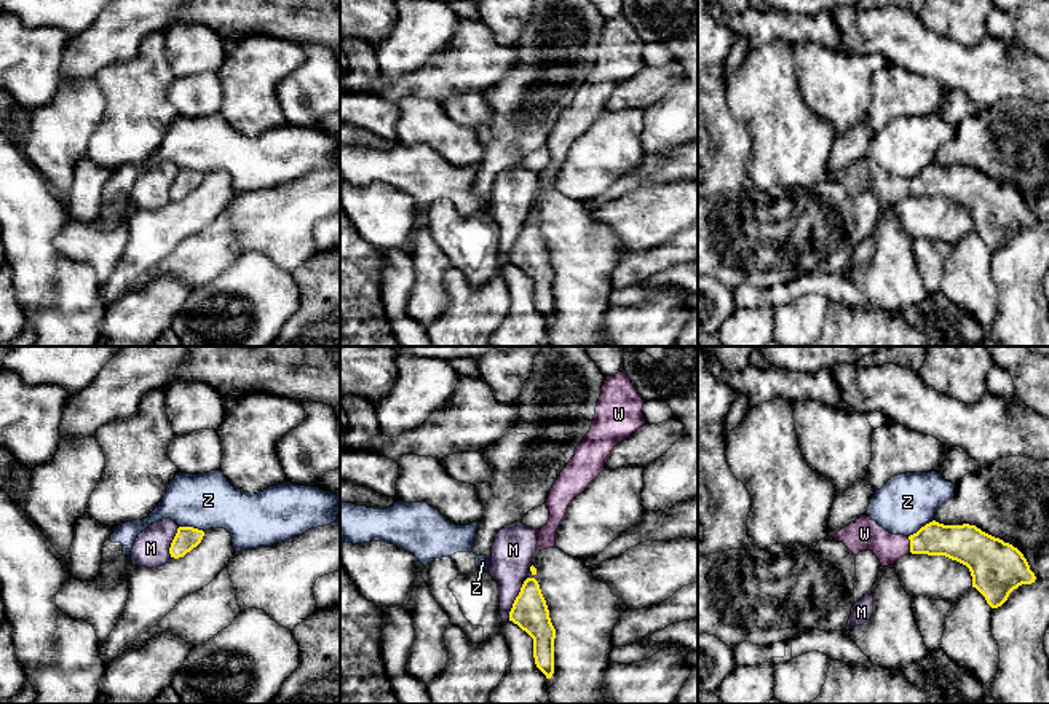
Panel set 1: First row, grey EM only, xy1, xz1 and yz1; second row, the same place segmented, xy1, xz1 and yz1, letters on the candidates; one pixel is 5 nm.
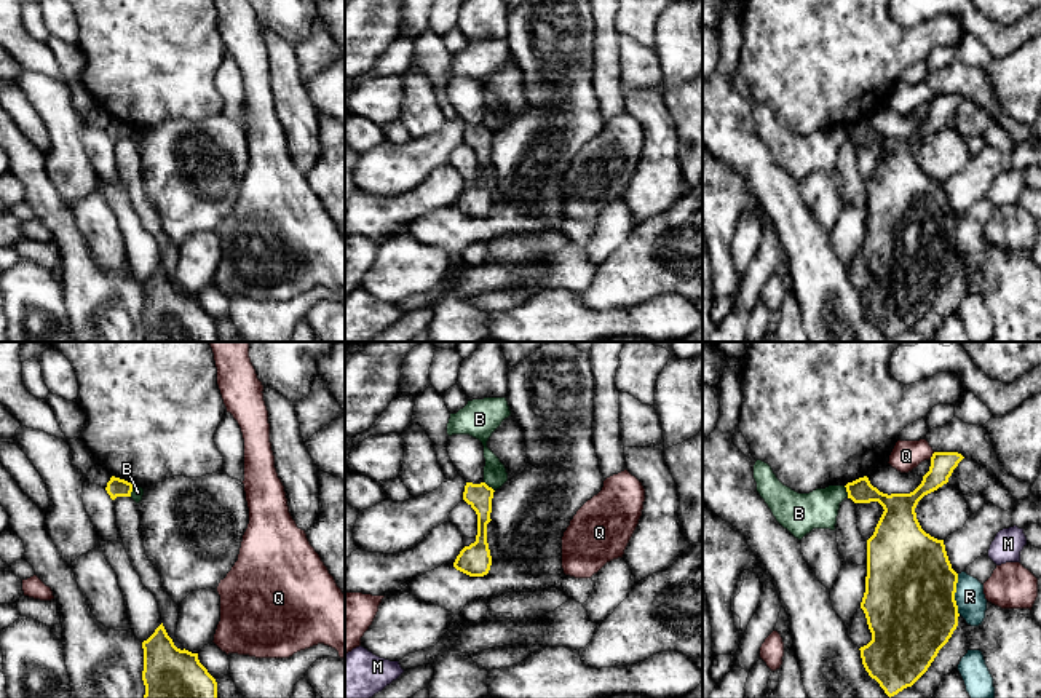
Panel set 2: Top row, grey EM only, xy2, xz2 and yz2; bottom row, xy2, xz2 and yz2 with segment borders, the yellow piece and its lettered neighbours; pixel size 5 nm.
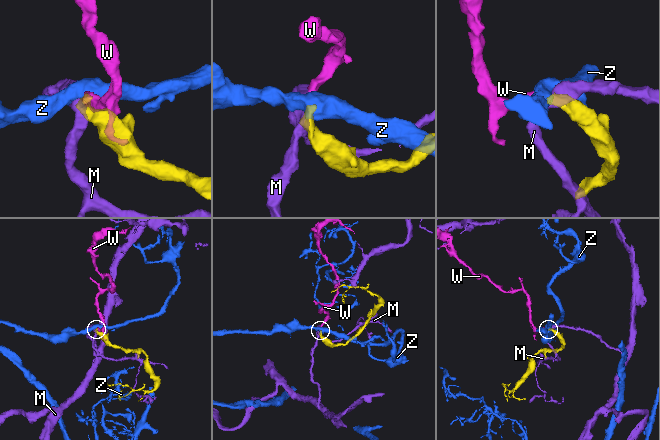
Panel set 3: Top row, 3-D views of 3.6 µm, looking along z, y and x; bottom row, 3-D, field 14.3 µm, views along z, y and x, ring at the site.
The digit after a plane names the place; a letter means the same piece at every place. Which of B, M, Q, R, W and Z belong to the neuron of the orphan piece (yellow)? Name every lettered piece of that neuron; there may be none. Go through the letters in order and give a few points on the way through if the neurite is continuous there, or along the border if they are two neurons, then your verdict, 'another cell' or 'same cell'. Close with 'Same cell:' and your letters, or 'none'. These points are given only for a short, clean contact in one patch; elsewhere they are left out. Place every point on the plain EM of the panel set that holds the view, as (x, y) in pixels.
B: border along yz2 (843, 128), (848, 139); another cell
M: border along xz1 (526, 222), (508, 262); another cell
Q: border along yz2 (934, 95), (930, 99); another cell
R: another cell
W: runs through yz1 (960, 185), (910, 187), (883, 187), (864, 176); same cell
Z: border along xy1 (179, 168), (192, 168), (203, 174); another cell
Same cell: W

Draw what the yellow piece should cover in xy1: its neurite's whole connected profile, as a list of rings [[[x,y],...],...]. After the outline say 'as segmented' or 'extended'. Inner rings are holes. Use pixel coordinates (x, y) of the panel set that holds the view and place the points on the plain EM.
[[[179,169],[171,185],[169,196],[174,201],[184,200],[193,190],[196,190],[204,179],[203,172],[193,169]]]; as segmented

